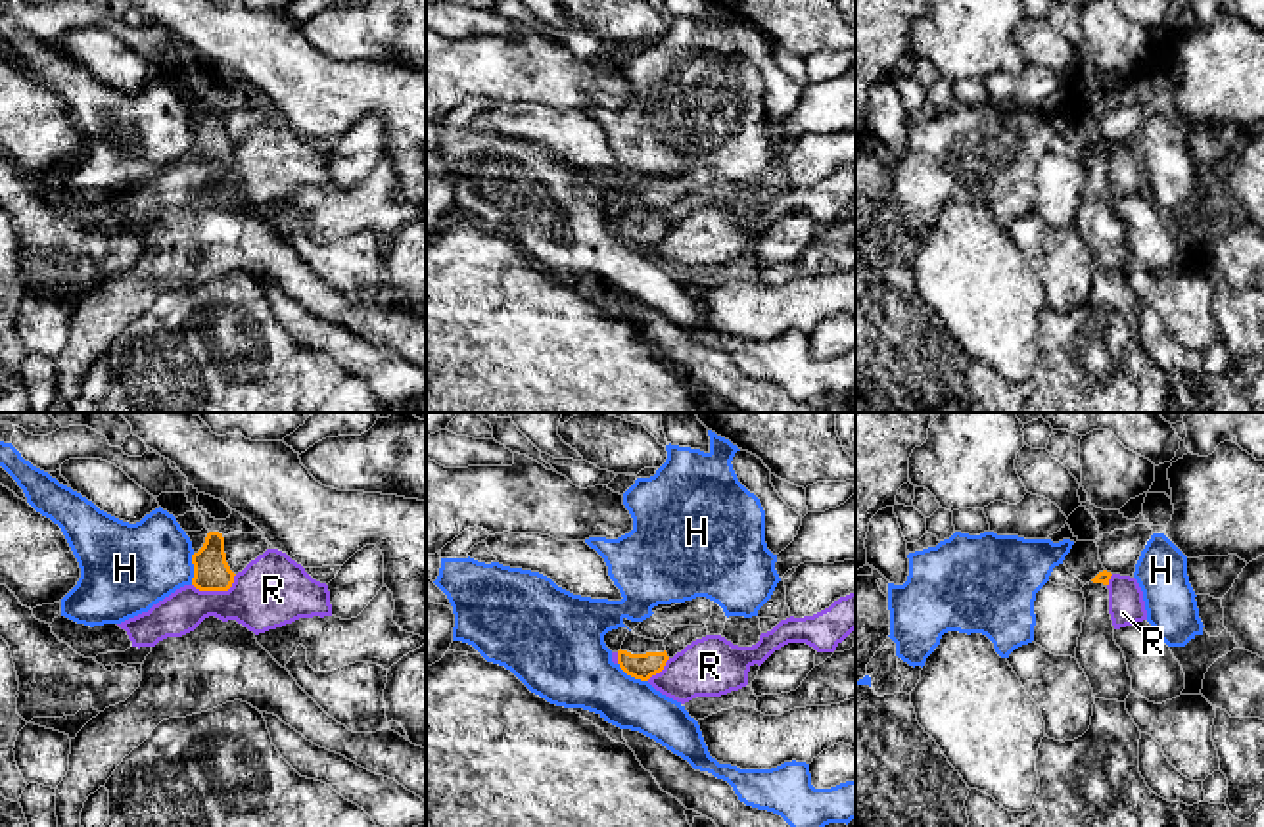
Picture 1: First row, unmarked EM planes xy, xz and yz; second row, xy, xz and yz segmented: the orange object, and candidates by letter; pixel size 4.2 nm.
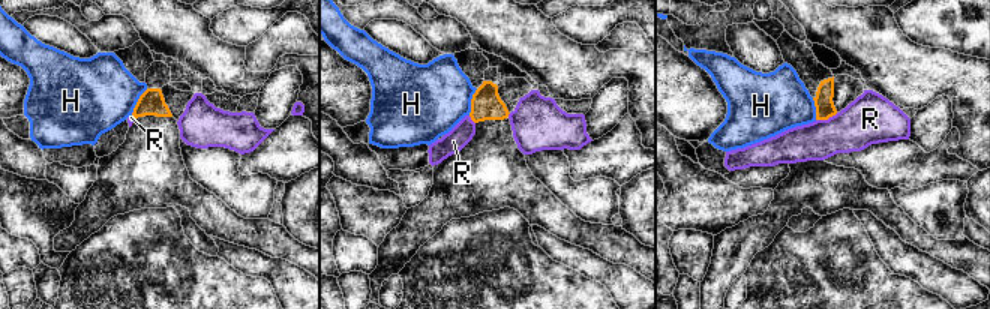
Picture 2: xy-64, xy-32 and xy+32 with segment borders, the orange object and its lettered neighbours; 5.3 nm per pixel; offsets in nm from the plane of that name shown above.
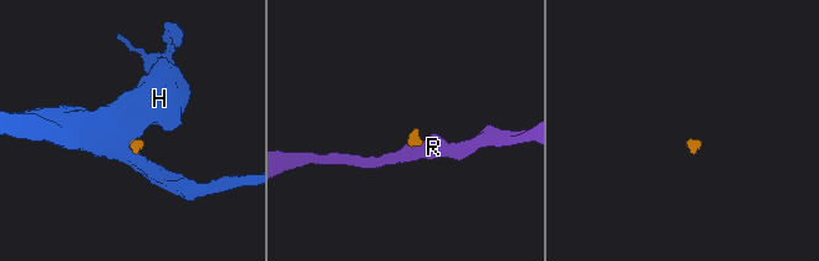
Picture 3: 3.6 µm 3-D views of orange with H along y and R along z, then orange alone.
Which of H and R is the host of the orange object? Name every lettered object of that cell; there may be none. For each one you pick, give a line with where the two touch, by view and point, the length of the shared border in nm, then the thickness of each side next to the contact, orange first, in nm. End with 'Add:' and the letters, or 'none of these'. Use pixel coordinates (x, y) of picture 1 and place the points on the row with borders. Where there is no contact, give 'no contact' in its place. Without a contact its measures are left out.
Add: none of these

